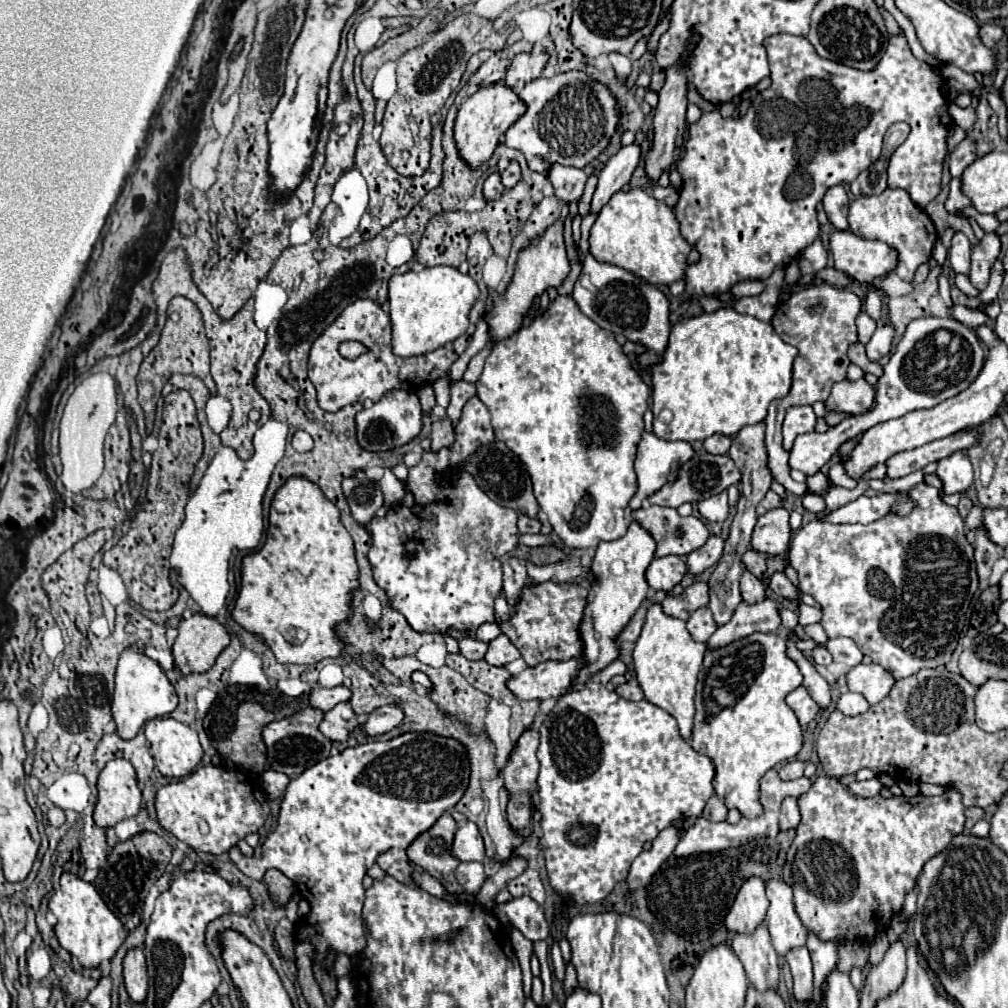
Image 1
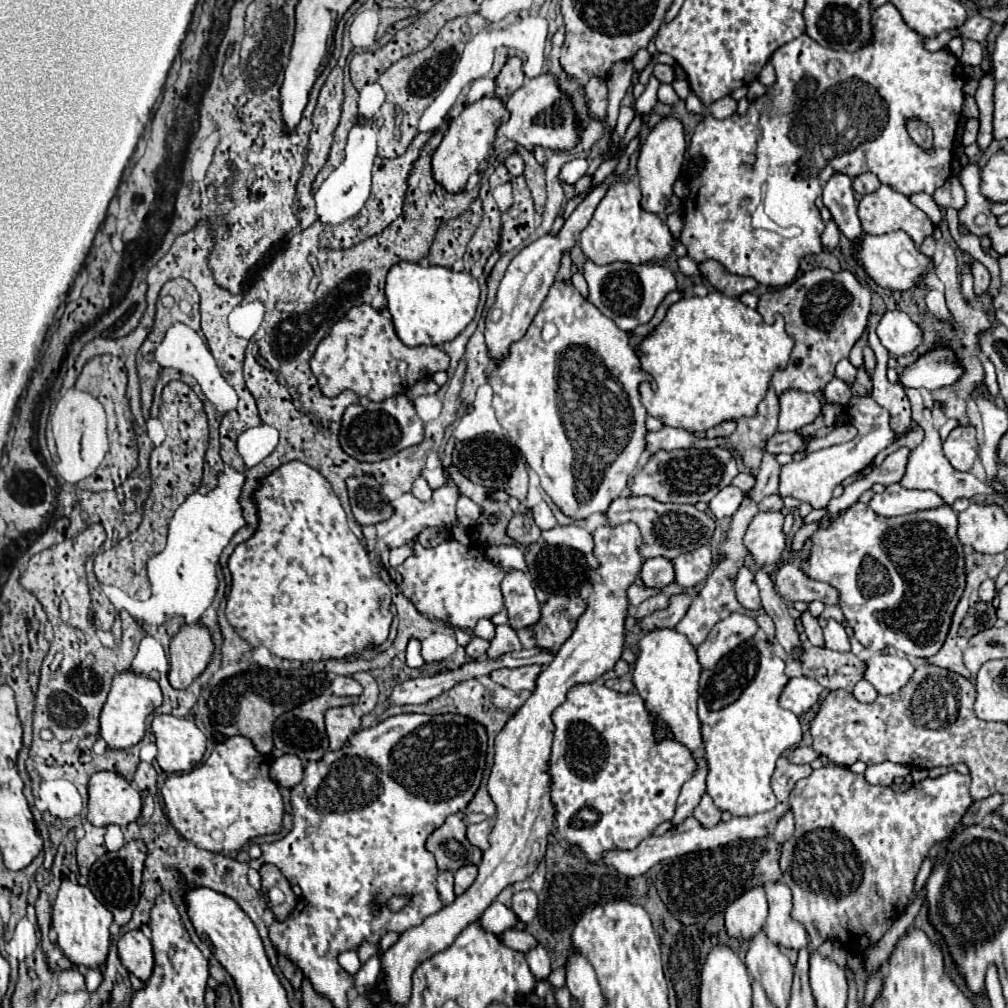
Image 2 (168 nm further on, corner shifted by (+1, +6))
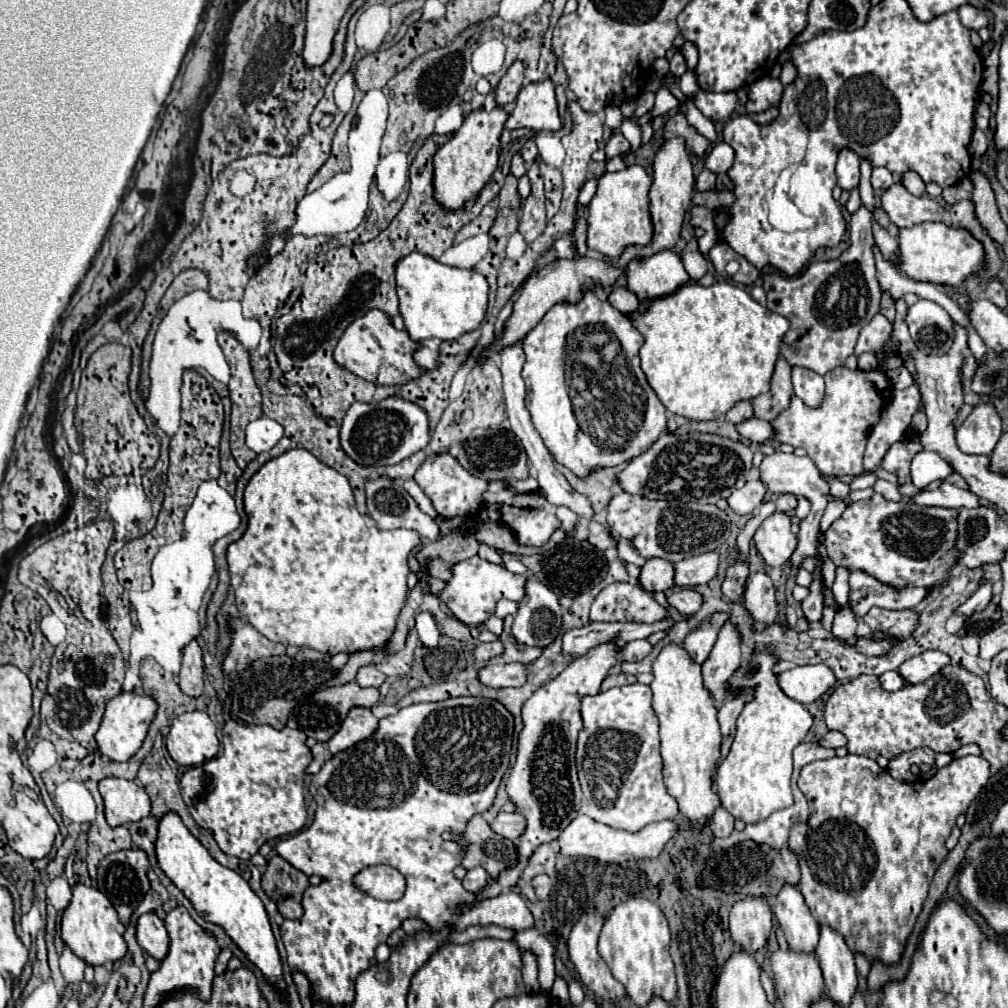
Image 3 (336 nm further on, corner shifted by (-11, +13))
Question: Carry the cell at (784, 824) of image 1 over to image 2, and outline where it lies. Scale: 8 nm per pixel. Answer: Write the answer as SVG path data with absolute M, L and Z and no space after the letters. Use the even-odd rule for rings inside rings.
M787 811L781 819L779 819L779 823L777 823L777 827L775 827L775 833L773 833L773 839L777 841L777 843L785 843L791 835L793 835L793 831L795 831L795 821L793 821L793 813L791 811Z

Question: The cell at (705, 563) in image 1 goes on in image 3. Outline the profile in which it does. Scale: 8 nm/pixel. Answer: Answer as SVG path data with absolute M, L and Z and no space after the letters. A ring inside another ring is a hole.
M705 552L687 560L681 560L675 564L675 586L679 588L691 588L699 584L707 584L715 578L719 564L717 552Z

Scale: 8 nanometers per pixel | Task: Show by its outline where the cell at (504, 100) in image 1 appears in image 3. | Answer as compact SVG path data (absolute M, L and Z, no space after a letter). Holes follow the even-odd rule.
M495 108L493 112L475 110L465 120L463 126L437 150L433 156L433 196L445 210L459 210L471 198L475 198L491 180L497 168L499 154L499 136L503 132L503 124L507 114L503 108Z

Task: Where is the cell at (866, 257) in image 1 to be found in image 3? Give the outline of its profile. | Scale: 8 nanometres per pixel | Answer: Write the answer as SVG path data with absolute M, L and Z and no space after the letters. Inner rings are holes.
M921 222L913 228L899 230L899 270L913 280L947 284L959 288L963 280L985 268L983 244L965 228L955 228L945 222Z

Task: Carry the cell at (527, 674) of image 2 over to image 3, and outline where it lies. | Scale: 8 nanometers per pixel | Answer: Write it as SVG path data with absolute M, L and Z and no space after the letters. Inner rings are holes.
M485 664L477 672L481 684L489 688L509 688L509 686L523 686L527 680L527 668L521 664Z

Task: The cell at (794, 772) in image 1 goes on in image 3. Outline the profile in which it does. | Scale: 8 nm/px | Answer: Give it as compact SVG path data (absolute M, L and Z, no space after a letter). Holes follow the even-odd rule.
M831 730L831 732L827 732L819 742L821 742L821 746L825 746L825 748L841 748L841 746L847 744L847 738L845 738L841 732Z

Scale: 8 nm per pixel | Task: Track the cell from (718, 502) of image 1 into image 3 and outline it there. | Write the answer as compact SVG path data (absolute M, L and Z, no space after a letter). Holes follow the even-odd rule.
M749 480L743 488L735 490L727 502L729 506L733 508L735 514L743 516L743 514L751 514L759 504L761 504L761 498L765 496L765 486L759 482L759 480Z

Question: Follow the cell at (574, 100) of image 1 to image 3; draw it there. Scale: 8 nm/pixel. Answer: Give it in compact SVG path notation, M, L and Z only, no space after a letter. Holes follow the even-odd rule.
M551 80L527 84L521 88L515 100L515 110L509 114L505 122L507 130L529 128L533 132L539 130L559 130L561 118L557 112L555 86Z

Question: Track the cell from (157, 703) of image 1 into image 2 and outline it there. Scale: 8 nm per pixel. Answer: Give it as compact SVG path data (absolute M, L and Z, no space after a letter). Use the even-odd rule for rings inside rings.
M131 669L121 671L113 677L107 703L101 711L101 731L99 735L107 741L107 747L127 749L139 743L145 735L145 719L163 703L161 687L155 679L133 673Z

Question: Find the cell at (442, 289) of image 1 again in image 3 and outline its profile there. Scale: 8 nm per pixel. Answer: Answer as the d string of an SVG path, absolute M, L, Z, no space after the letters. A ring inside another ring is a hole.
M411 252L397 264L397 296L405 330L413 342L427 338L453 340L475 330L487 310L487 280L475 270L445 266L421 252Z

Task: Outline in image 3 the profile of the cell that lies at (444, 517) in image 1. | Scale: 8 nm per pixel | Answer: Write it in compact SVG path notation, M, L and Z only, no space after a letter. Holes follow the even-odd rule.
M477 556L477 558L463 560L463 562L453 566L453 578L447 582L445 590L441 592L441 600L449 606L449 610L461 622L465 622L469 626L477 626L477 624L487 622L487 618L491 614L495 614L495 604L501 598L519 602L523 598L523 594L525 594L525 582L527 582L527 576L511 574L505 568L495 566L495 564L491 564L487 560L481 560Z

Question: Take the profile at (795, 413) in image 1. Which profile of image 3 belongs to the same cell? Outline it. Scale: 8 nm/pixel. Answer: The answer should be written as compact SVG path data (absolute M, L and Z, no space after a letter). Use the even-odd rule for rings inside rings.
M795 366L793 368L793 390L795 394L807 404L807 406L819 406L823 400L823 392L825 392L825 384L823 384L823 376L809 370L809 368L801 368Z

